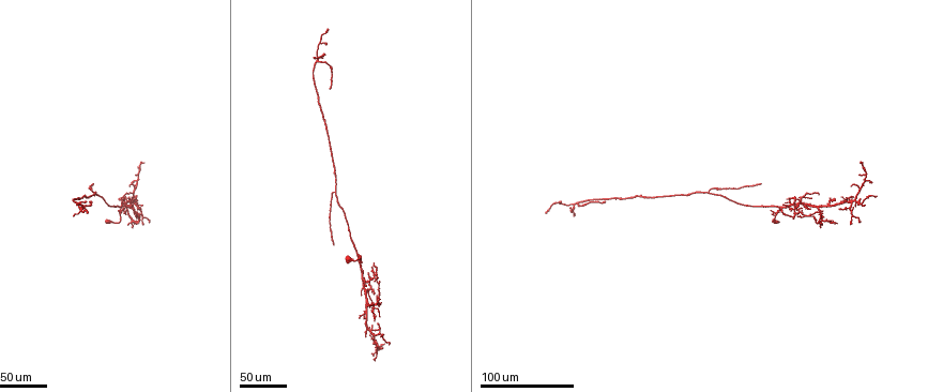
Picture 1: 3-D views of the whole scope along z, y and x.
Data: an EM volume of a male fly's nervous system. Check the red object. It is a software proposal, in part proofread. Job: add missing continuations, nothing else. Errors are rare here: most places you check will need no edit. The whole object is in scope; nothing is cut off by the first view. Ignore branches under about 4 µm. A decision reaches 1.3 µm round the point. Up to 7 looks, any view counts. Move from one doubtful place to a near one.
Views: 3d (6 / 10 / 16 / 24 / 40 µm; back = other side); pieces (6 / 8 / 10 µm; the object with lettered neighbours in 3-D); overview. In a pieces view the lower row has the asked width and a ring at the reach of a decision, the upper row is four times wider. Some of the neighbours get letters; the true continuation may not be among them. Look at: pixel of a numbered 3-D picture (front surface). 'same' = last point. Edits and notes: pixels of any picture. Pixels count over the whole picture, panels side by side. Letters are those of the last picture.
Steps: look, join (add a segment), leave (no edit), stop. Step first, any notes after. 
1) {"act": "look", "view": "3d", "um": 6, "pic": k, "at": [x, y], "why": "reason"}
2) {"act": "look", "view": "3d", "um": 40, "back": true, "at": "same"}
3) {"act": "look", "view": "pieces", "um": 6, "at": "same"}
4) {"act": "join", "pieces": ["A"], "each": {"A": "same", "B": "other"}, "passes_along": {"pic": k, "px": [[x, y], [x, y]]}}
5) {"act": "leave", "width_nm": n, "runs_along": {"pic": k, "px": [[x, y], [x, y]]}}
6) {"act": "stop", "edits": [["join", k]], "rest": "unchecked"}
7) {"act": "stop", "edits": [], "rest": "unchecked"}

{"act": "look", "view": "3d", "um": 40, "pic": 1, "at": [365, 336], "why": "branch stops here"}

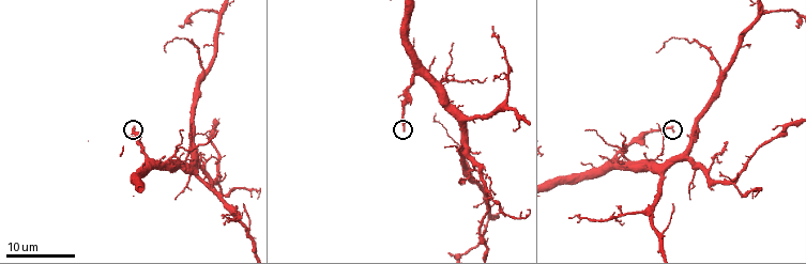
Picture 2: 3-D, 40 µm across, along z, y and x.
{"act": "look", "view": "pieces", "um": 8, "pic": 2, "at": [402, 129], "why": "see the neighbours"}

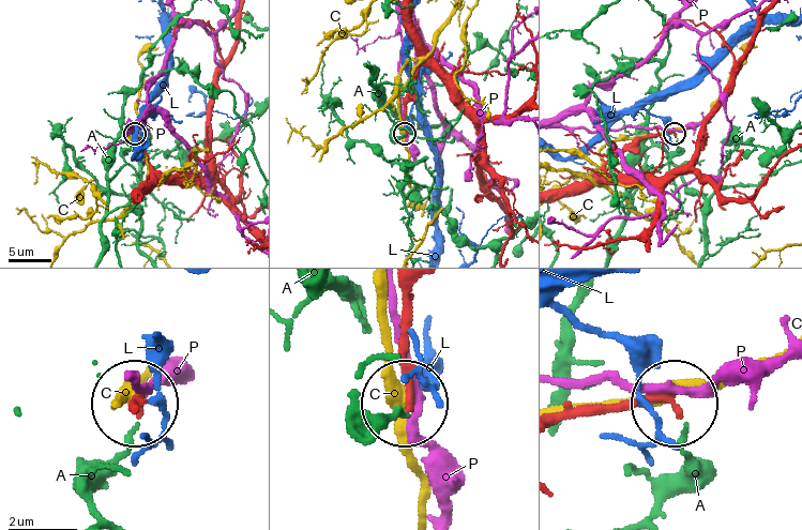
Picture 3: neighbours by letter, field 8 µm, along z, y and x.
{"act": "leave", "each": {"A": "other", "C": "other", "L": "other", "P": "other"}, "runs_along": {"pic": 3, "px": [[408, 288], [405, 397]]}, "found": "none of them fits"}

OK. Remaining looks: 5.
{"act": "look", "view": "3d", "um": 40, "pic": 1, "at": [834, 221], "why": "an open end"}

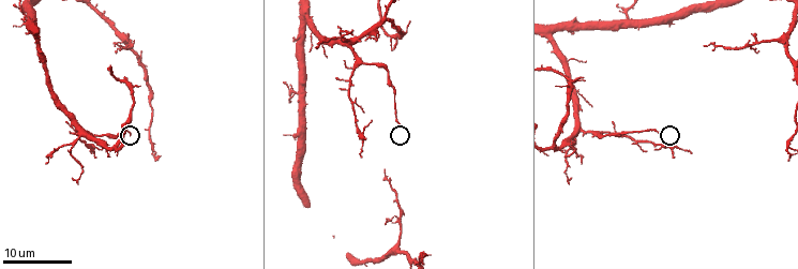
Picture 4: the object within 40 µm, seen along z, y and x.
{"act": "look", "view": "pieces", "um": 8, "pic": 4, "at": [662, 133], "why": "what lies round it"}

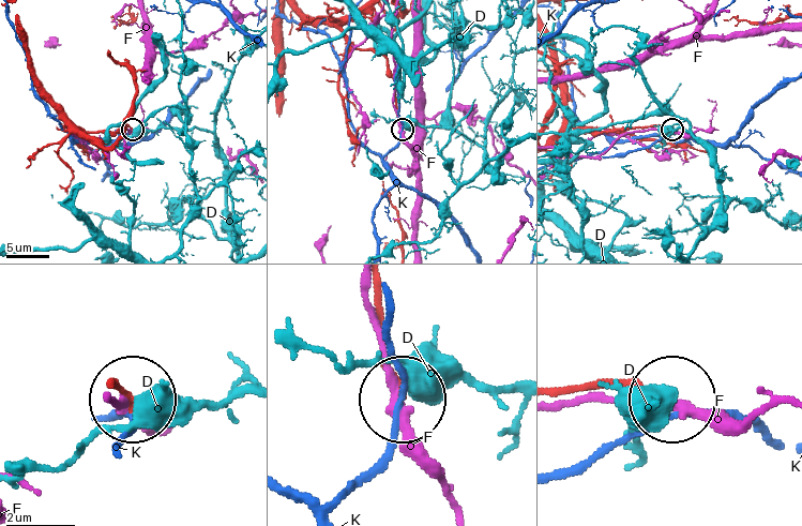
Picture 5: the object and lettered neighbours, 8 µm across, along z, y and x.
{"act": "leave", "width_nm": 140, "each": {"D": "other", "F": "other", "K": "other"}, "runs_along": {"pic": 5, "px": [[376, 284], [376, 328], [403, 394]]}, "found": "no lettered segment goes on from it"}

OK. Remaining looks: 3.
{"act": "look", "view": "3d", "um": 16, "pic": 4, "at": [155, 158], "why": "free end"}

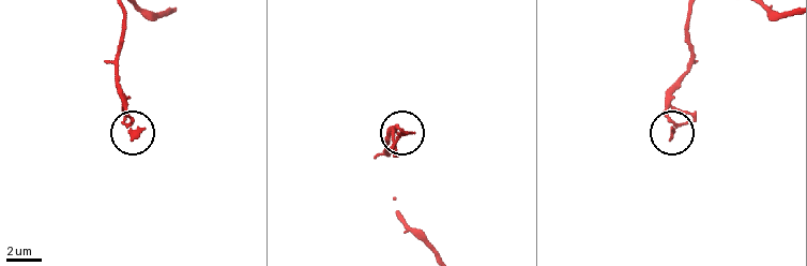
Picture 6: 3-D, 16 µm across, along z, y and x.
{"act": "look", "view": "pieces", "um": 8, "pic": 6, "at": [406, 133]}

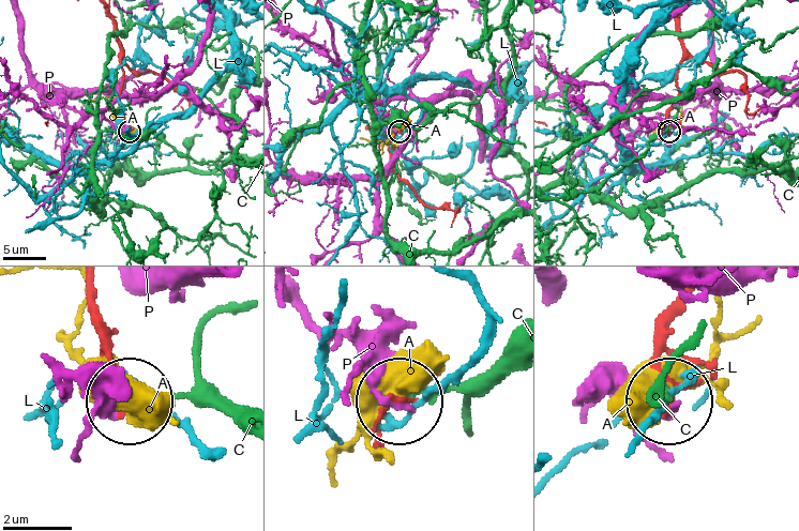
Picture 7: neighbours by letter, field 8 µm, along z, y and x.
{"act": "leave", "width_nm": 200, "each": {"A": "other", "C": "other", "L": "other", "P": "other"}, "found": "no lettered segment goes on from it"}

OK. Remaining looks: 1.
{"act": "stop", "edits": [], "rest": "unchecked"}

